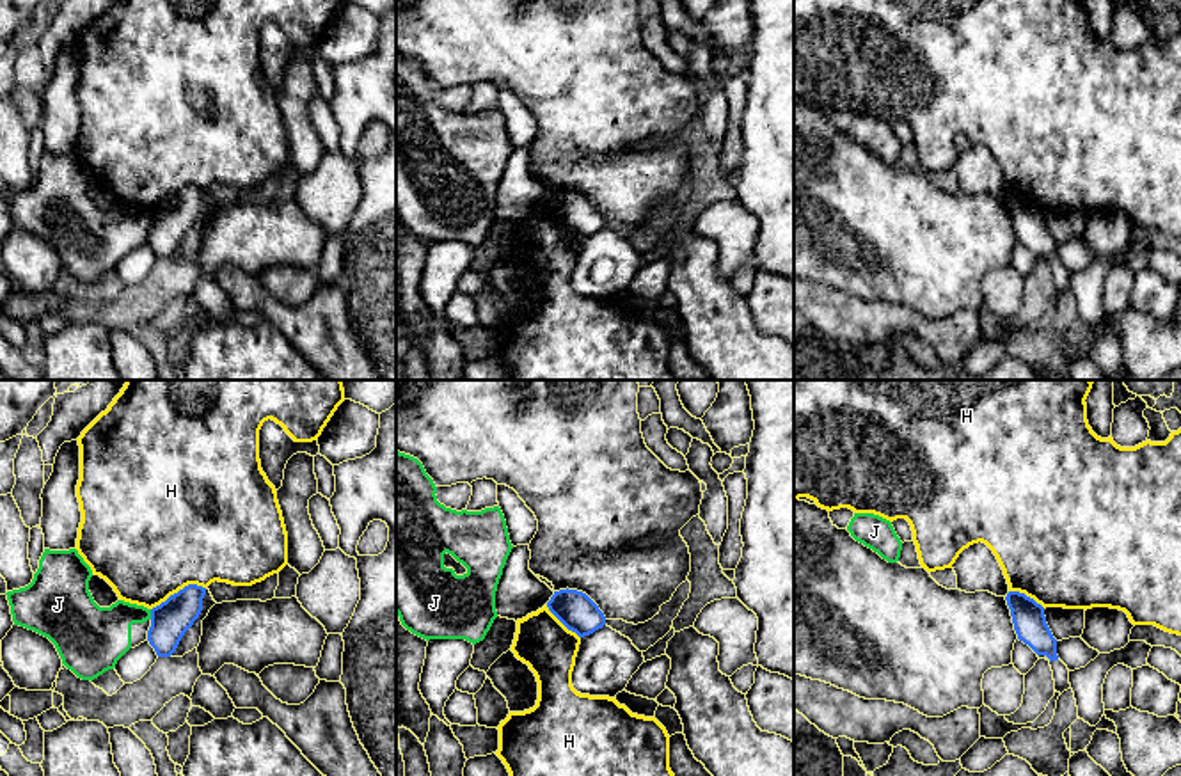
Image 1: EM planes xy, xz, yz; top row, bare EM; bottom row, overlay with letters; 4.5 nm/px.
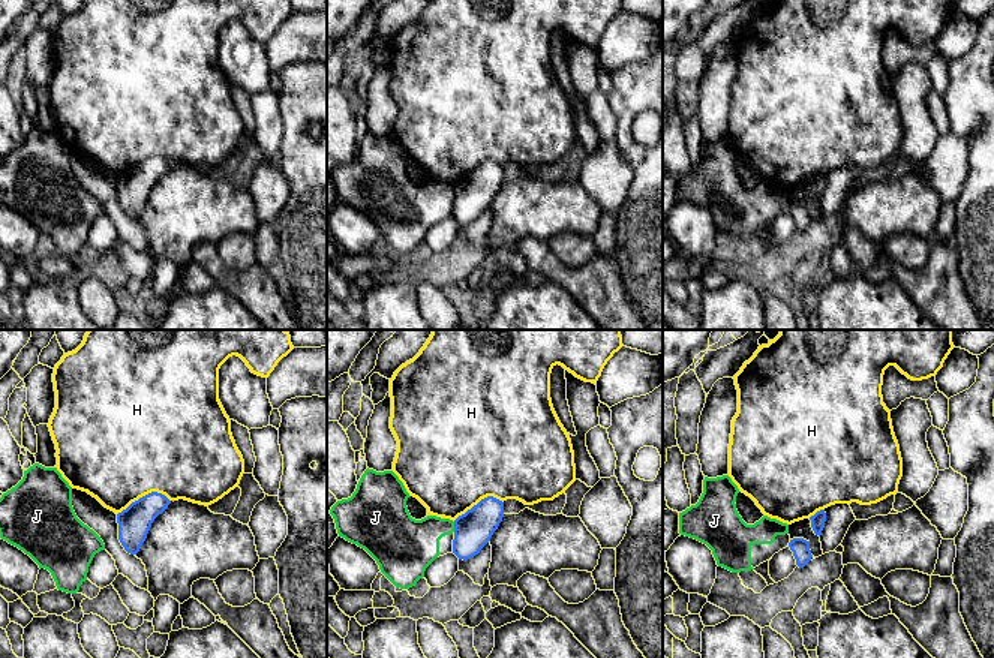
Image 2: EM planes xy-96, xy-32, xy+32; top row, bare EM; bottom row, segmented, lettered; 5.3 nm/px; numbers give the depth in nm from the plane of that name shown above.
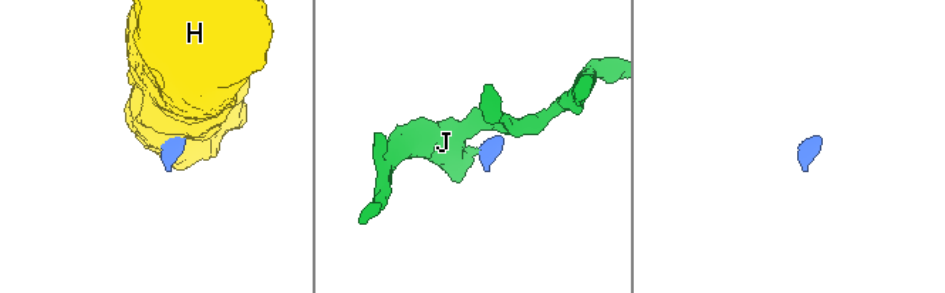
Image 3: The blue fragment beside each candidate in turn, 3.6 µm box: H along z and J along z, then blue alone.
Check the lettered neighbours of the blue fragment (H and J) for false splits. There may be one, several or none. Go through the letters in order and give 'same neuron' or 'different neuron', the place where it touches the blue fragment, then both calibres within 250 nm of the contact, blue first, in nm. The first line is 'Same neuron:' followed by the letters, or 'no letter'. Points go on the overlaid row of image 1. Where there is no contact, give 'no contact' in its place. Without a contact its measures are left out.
Same neuron: no letter
H: different neuron; contact xy (180, 590); calibres 170 and 500 nm
J: different neuron; contact xy (151, 615); calibres 170 and 260 nm

